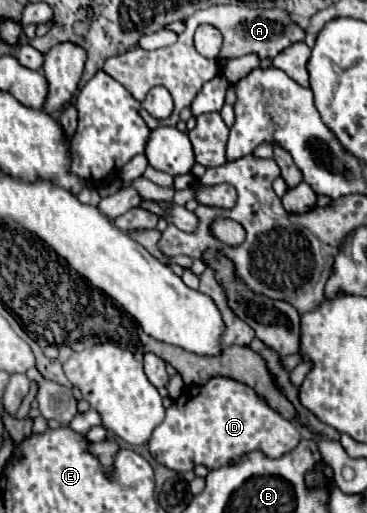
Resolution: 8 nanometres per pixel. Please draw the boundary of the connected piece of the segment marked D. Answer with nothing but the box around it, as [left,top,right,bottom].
[148,378,302,474]

